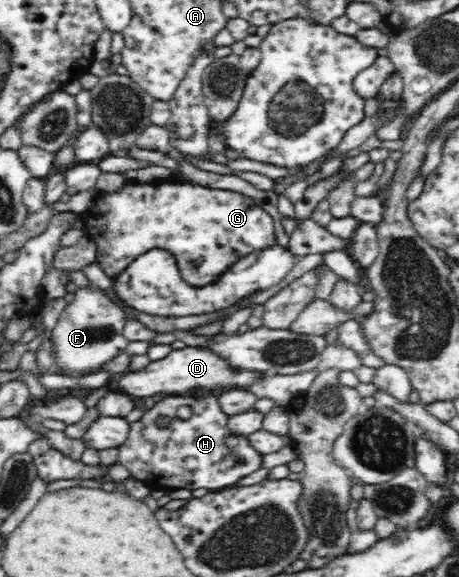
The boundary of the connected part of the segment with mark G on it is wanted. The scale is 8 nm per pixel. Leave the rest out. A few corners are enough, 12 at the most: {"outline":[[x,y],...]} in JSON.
{"outline":[[127,181],[83,213],[116,279],[167,250],[188,285],[277,245],[236,191]]}

